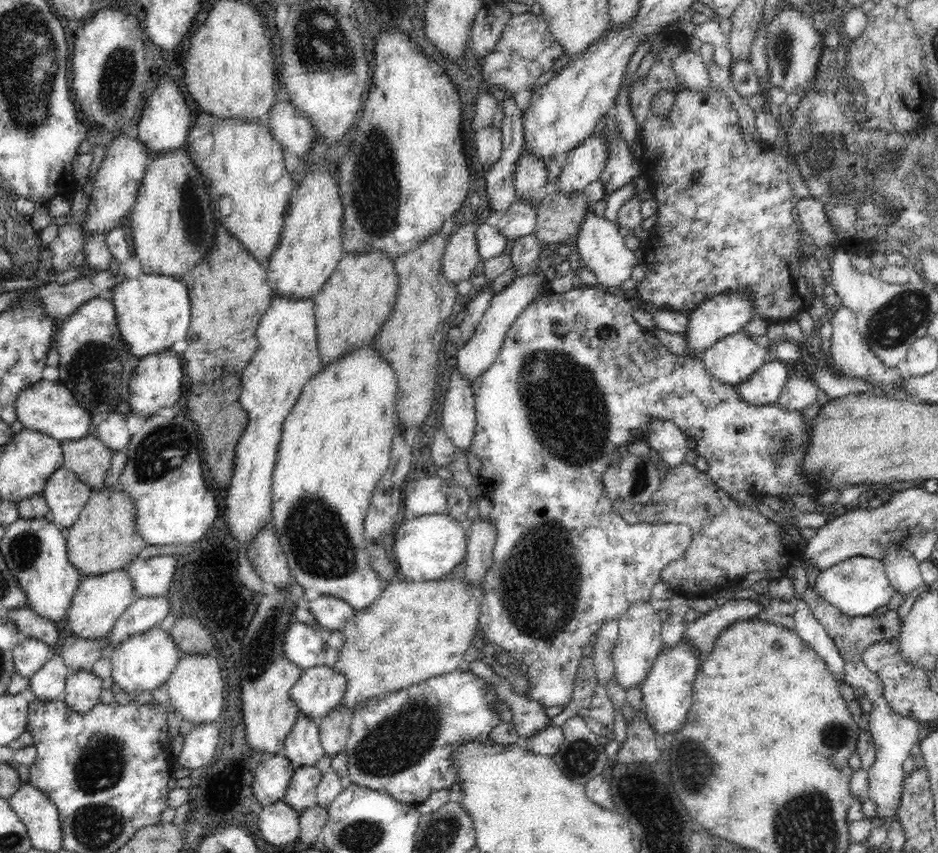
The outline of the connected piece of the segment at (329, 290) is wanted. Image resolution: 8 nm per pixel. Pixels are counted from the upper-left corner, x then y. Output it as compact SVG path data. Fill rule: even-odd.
M379 249L344 253L336 270L330 274L320 292L314 296L317 347L321 364L332 364L336 356L352 352L356 344L374 341L396 302L399 276L394 258Z

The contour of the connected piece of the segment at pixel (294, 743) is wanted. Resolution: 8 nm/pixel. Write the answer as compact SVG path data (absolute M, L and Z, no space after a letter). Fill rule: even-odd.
M299 715L284 741L284 755L295 768L315 766L324 756L319 737L319 722Z

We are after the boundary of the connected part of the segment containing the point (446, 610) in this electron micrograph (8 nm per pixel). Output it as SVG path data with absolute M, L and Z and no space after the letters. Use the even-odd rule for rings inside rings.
M463 578L422 582L392 580L385 583L380 596L368 608L355 610L341 630L344 634L344 648L338 656L338 662L331 667L344 674L348 681L340 705L354 712L358 705L372 701L373 697L382 697L433 677L462 670L464 655L480 630L482 601L482 587Z

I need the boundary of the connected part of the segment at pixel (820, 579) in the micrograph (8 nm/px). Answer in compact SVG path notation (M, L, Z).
M853 556L820 572L814 582L824 600L851 617L868 616L879 606L887 605L895 590L891 587L882 560Z

